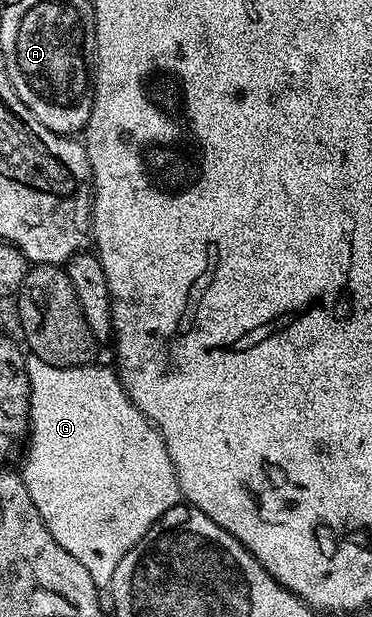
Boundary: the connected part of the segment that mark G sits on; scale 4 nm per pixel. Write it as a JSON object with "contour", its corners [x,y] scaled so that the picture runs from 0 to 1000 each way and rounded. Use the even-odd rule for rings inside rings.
{"contour":[[[78,577],[73,580],[67,595],[78,608],[75,686],[86,716],[75,721],[75,742],[65,747],[59,771],[67,789],[81,796],[81,809],[91,809],[91,822],[102,822],[102,835],[113,835],[113,848],[124,848],[134,867],[145,867],[156,887],[188,893],[188,900],[199,900],[199,906],[210,906],[210,912],[220,912],[220,919],[231,919],[231,925],[242,925],[242,938],[253,938],[261,951],[290,951],[301,947],[301,934],[317,912],[328,912],[333,901],[384,874],[392,861],[403,861],[403,854],[422,841],[446,835],[446,828],[457,828],[457,822],[487,817],[489,801],[468,763],[468,750],[457,750],[457,737],[446,731],[446,718],[435,712],[435,705],[417,689],[382,673],[382,666],[371,666],[366,655],[344,645],[344,639],[323,624],[320,609],[298,596],[290,600],[285,593],[269,590],[250,588],[169,598],[145,595],[134,588],[113,588],[113,582],[99,579]]]}

